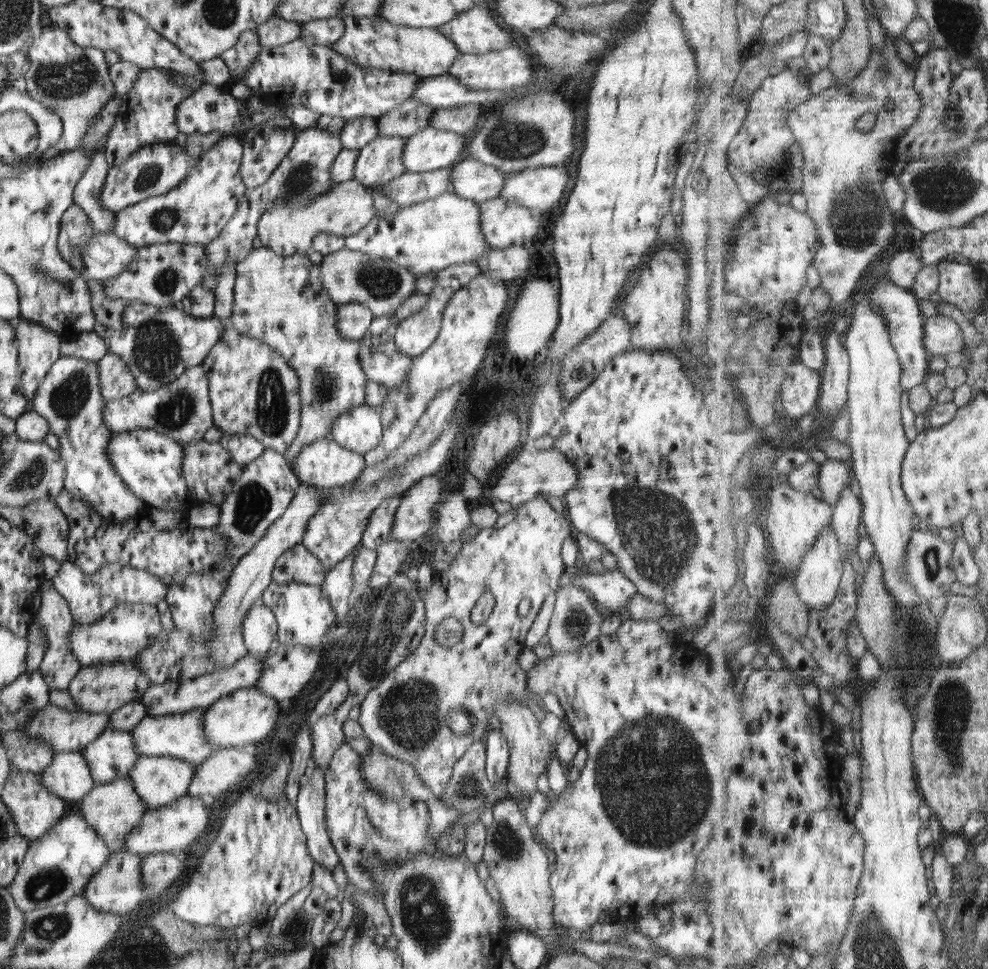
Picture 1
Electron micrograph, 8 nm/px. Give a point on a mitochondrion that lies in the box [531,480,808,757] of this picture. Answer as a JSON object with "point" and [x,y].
{"point":[657,533]}

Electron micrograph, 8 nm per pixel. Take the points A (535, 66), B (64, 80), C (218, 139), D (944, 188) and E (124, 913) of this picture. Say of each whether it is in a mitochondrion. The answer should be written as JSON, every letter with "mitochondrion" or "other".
{"A":"other","B":"mitochondrion","C":"other","D":"mitochondrion","E":"other"}

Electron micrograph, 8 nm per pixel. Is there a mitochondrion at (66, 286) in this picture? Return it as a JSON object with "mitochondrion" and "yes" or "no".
{"mitochondrion":"yes"}

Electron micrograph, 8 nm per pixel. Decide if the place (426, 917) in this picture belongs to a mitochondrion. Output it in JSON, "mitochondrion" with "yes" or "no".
{"mitochondrion":"yes"}

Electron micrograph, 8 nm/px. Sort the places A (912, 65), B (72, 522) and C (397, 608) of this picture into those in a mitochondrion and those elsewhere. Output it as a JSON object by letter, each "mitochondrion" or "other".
{"A":"other","B":"other","C":"mitochondrion"}

